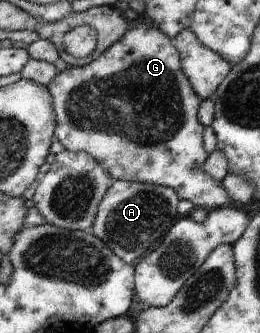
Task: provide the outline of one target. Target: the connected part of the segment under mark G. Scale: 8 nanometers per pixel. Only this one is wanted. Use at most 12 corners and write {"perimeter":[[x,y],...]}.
{"perimeter":[[138,24],[47,88],[54,139],[114,181],[236,205],[201,99]]}

